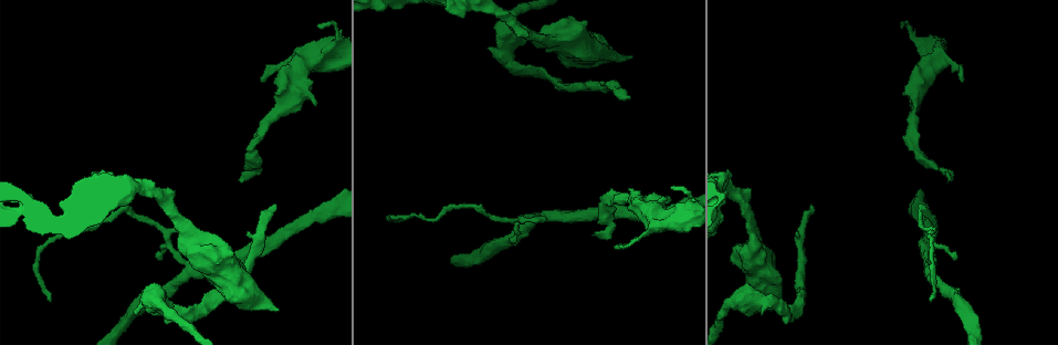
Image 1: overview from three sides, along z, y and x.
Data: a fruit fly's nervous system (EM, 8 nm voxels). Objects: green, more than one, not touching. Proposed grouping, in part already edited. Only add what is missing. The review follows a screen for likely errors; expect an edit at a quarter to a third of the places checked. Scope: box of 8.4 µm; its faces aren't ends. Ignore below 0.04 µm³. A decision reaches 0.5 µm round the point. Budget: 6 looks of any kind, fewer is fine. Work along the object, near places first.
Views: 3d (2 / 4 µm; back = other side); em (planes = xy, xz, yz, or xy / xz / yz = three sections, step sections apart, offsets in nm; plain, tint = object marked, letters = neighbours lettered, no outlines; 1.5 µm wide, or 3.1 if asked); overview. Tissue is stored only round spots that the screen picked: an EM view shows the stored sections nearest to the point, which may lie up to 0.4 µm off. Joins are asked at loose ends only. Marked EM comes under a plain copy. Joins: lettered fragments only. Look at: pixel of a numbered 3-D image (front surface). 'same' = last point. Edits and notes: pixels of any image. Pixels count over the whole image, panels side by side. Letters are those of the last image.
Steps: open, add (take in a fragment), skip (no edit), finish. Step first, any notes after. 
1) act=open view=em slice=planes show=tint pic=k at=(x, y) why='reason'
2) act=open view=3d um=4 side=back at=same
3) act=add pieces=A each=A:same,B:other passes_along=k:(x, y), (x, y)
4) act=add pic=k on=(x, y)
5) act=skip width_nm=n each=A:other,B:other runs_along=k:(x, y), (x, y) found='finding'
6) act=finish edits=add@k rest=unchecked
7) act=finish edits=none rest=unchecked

act=open view=em slice=yz step=4 show=letters pic=1 at=(277, 310) why='thick end'

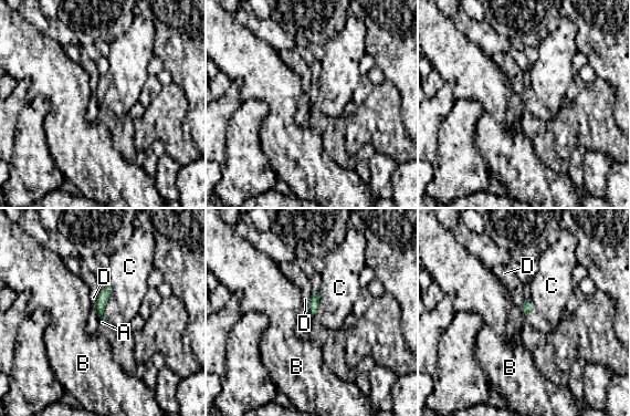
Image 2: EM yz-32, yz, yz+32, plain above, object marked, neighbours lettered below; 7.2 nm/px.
act=skip each=A:other,B:other,C:other,D:other border=2:(311, 295), (307, 304) found='no lettered fragment goes on from it'

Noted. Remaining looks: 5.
act=open view=3d um=4 side=back pic=1 at=(276, 205) why='free end'

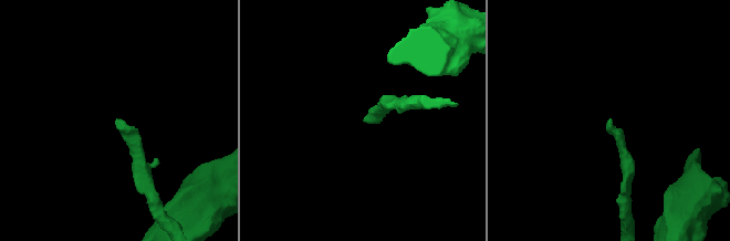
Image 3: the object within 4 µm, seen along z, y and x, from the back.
act=open view=em slice=planes show=letters pic=3 at=(117, 120) why='now the EM'

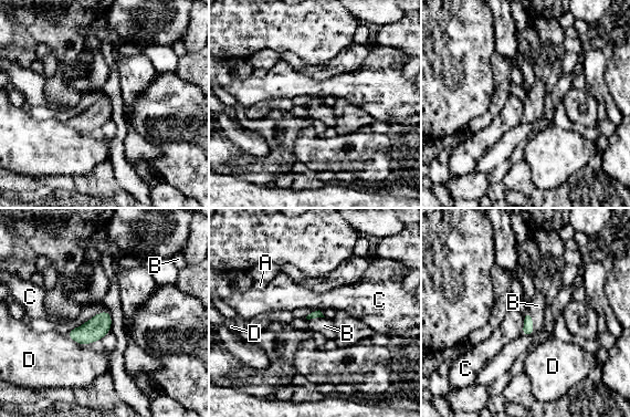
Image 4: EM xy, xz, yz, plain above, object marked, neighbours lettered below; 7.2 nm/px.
act=add pieces=B longest_contact=D:180nm each=A:other,B:same,C:other,D:other found='it goes on there'

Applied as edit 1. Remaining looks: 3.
act=finish edits=add@4 rest=unchecked

